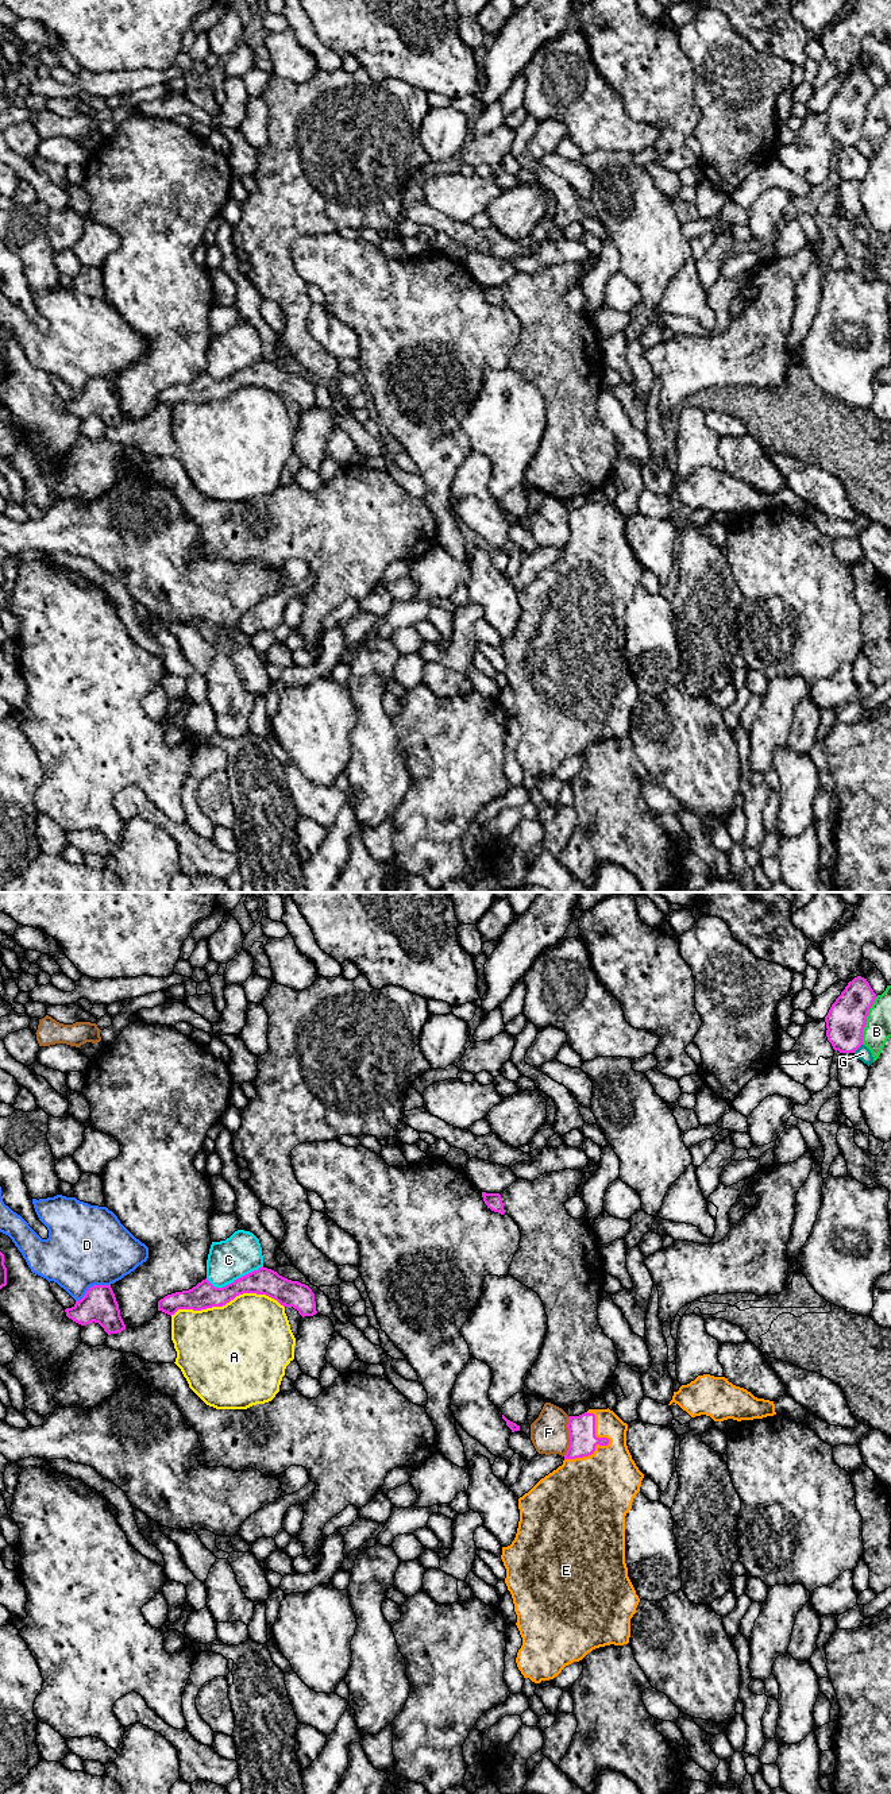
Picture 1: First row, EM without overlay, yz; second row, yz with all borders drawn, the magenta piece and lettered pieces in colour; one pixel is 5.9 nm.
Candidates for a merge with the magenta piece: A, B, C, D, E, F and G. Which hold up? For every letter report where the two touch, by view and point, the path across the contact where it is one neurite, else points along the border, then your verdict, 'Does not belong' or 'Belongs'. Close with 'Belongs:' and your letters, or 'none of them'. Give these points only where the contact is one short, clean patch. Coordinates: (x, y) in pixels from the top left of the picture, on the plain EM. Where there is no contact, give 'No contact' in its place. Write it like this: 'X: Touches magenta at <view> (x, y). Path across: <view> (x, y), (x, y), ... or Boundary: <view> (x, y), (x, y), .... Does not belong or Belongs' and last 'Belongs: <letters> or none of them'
A: Touches magenta at yz (227, 394). Does not belong
B: Touches magenta at yz (866, 114). Does not belong
C: Touches magenta at yz (235, 373). Boundary: yz (262, 358), (222, 379), (213, 379), (205, 371). Does not belong
D: Touches magenta at yz (93, 378). Does not belong
E: Touches magenta at yz (604, 537). Path across: yz (582, 529), (593, 529), (604, 537), (601, 579). Belongs
F: Touches magenta at yz (569, 529). Does not belong
G: Touches magenta at yz (857, 141). Does not belong
Belongs: E

